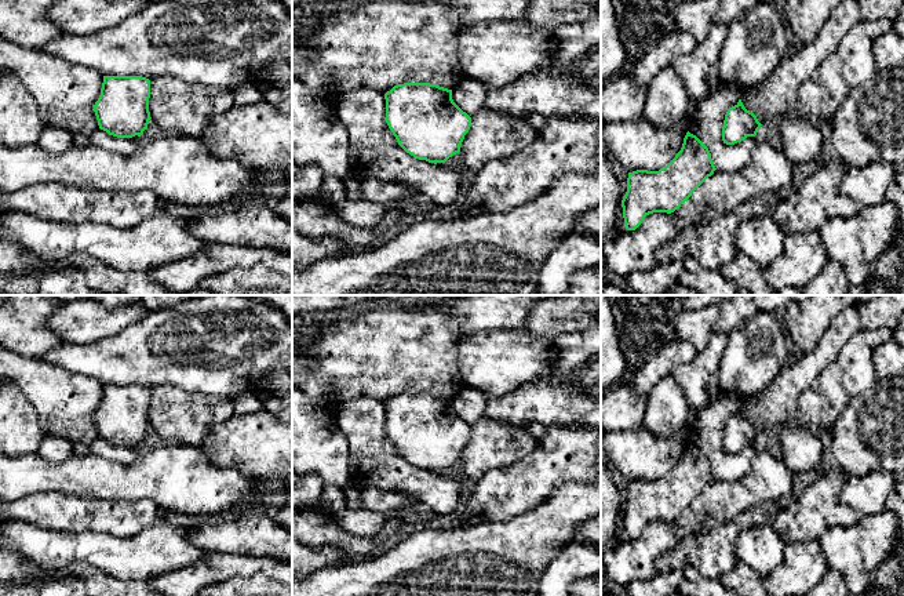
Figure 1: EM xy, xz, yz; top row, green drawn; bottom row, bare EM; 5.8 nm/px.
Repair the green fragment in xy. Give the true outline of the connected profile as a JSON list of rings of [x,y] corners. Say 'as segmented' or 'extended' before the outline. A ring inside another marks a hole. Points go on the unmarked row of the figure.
as segmented | [[[103,385],[94,421],[101,439],[117,447],[141,446],[147,437],[150,389],[142,385]]]

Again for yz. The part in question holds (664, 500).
as segmented | [[[688,440],[681,459],[666,476],[659,480],[637,479],[628,481],[627,501],[622,509],[626,538],[635,539],[649,523],[674,522],[715,479],[708,457]]]

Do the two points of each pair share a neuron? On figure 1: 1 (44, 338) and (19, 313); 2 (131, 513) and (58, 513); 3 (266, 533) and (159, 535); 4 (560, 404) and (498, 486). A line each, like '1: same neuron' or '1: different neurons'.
1: same neuron
2: same neuron
3: different neurons
4: different neurons

